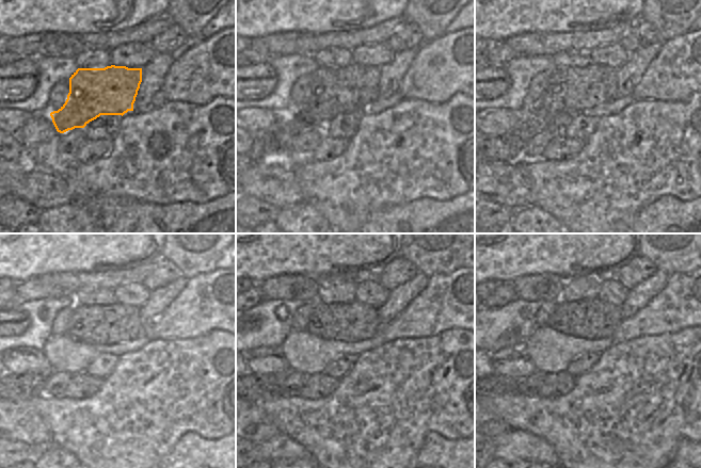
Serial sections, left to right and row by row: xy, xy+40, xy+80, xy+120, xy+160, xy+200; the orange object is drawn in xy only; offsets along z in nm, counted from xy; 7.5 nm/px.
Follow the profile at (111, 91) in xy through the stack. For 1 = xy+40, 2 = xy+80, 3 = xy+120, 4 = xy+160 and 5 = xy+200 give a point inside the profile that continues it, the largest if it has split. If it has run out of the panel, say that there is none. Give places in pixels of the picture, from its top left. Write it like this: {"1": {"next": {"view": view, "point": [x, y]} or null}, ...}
{"1": {"next": {"view": "xy+40", "point": [333, 92]}}, "2": {"next": {"view": "xy+80", "point": [570, 90]}}, "3": {"next": {"view": "xy+120", "point": [96, 324]}}, "4": {"next": {"view": "xy+160", "point": [349, 322]}}, "5": {"next": {"view": "xy+200", "point": [589, 318]}}}

